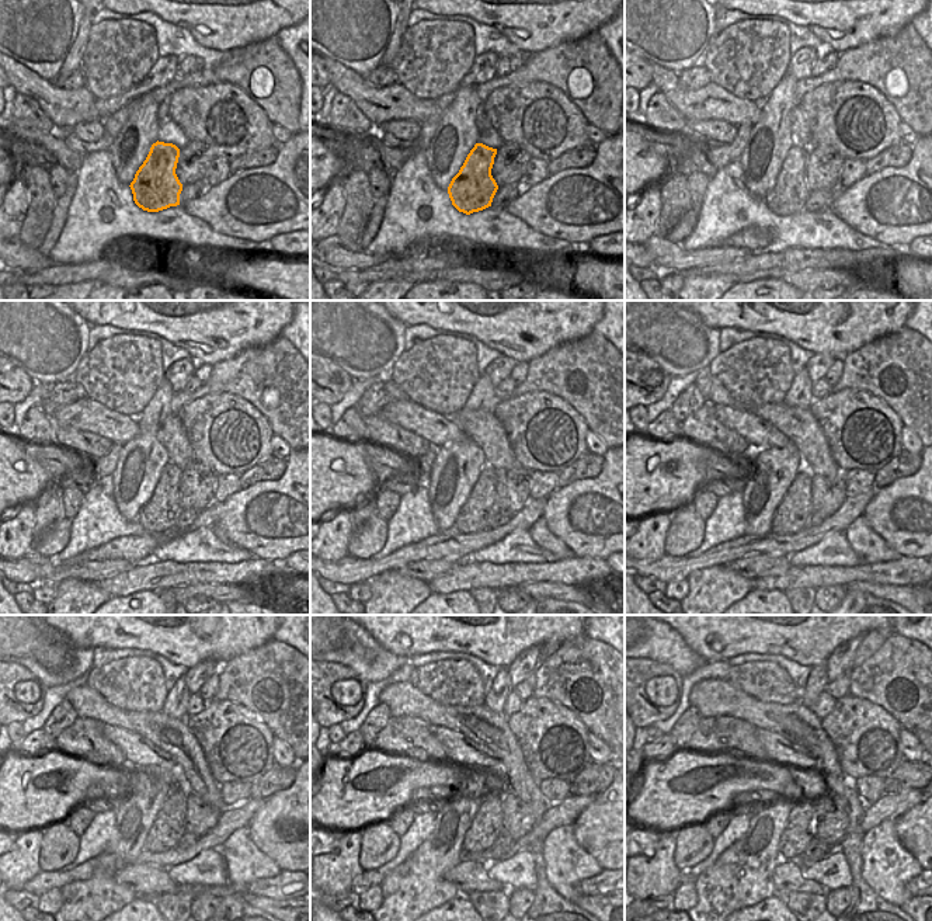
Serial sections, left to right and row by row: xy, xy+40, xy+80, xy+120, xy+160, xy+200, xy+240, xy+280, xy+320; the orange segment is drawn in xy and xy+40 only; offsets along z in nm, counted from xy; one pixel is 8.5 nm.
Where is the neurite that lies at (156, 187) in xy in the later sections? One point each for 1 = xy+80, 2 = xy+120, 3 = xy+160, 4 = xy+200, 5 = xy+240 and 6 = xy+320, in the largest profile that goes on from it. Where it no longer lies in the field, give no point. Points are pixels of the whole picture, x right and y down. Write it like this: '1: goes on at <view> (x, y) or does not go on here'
1: goes on at xy+80 (790, 191)
2: goes on at xy+120 (159, 515)
3: goes on at xy+160 (476, 514)
4: goes on at xy+200 (790, 517)
5: goes on at xy+240 (169, 826)
6: goes on at xy+320 (799, 831)

